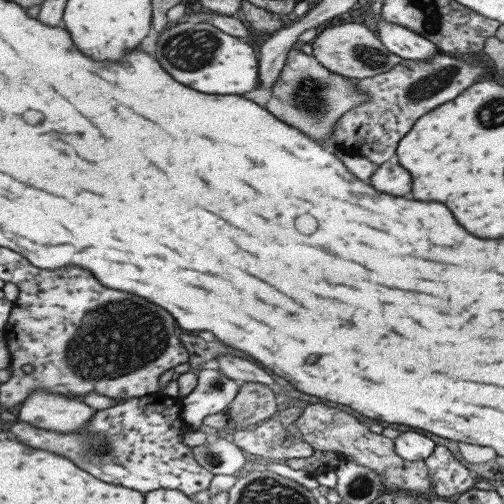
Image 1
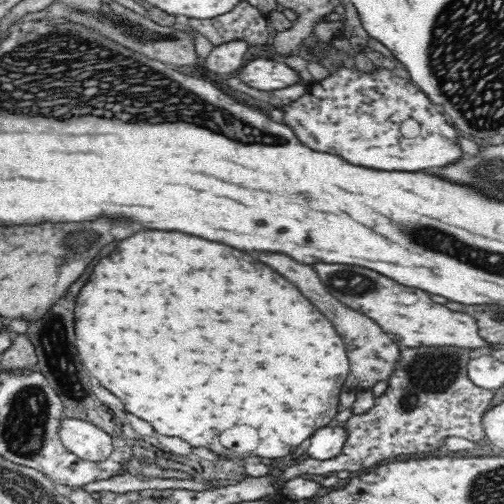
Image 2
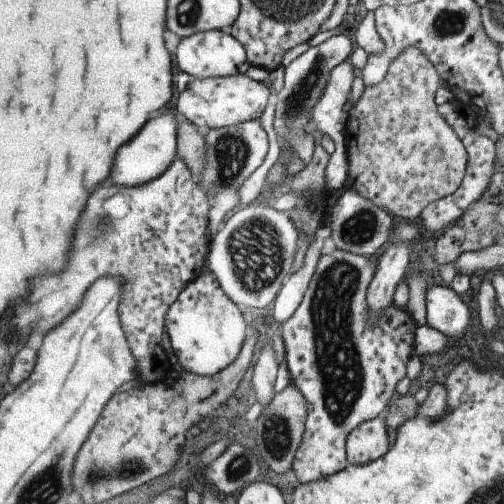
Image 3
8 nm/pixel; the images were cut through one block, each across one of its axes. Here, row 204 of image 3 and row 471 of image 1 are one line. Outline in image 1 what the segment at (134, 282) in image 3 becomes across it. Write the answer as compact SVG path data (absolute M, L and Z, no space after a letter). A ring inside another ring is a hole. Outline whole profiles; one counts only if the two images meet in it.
M159 392L145 398L123 400L107 410L97 410L93 420L77 434L43 430L21 420L15 422L11 432L23 444L63 454L97 478L143 494L155 490L183 490L193 496L201 490L209 490L215 476L197 460L195 448L183 440L189 432L187 422L183 420L183 402Z

